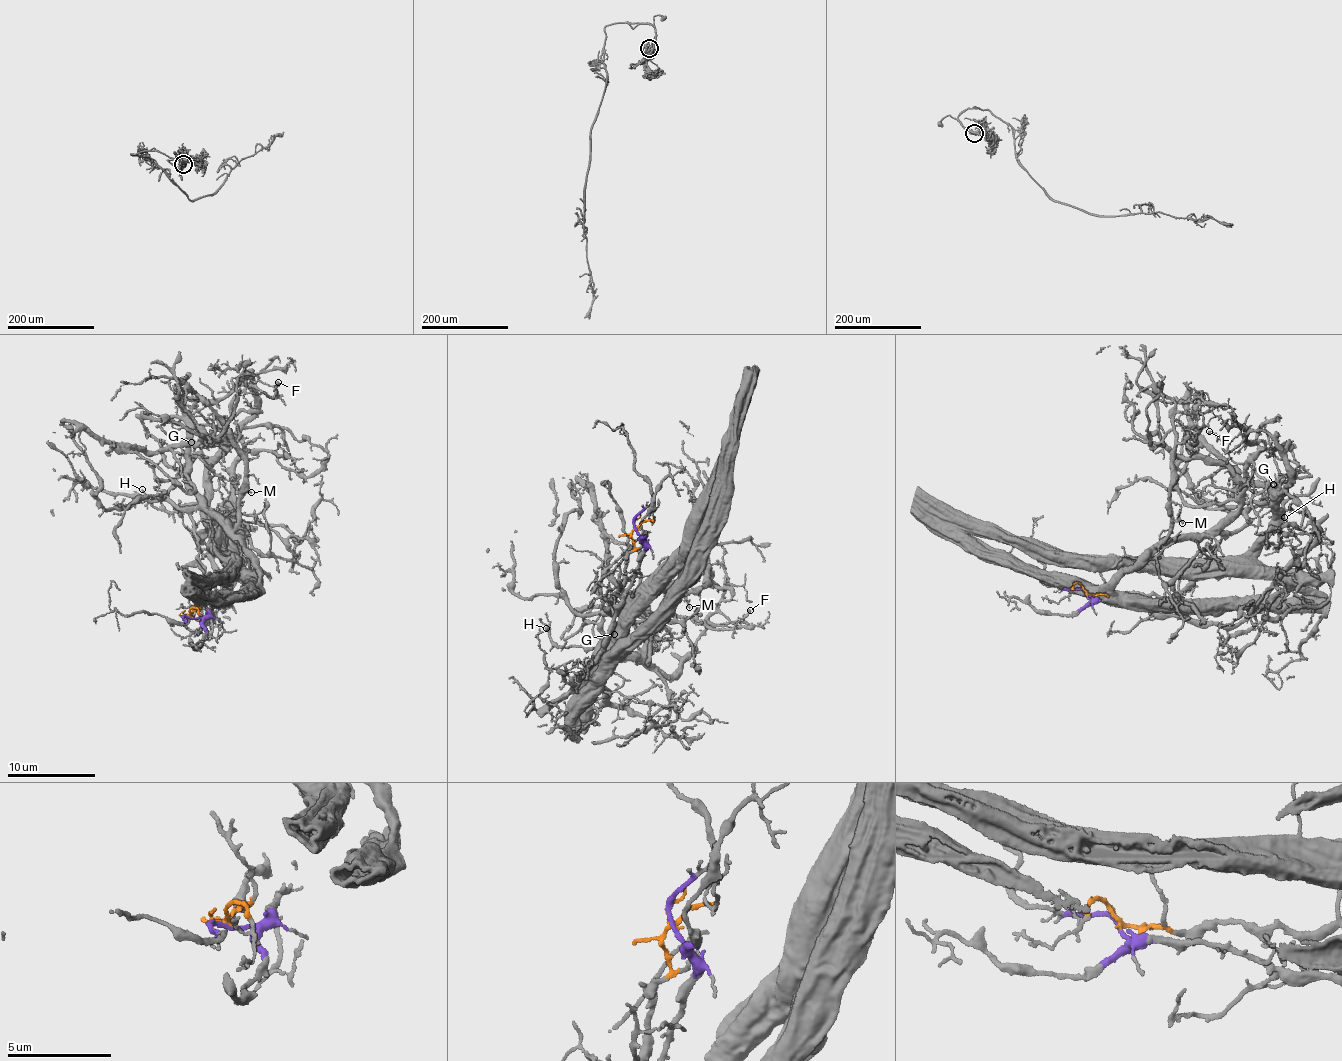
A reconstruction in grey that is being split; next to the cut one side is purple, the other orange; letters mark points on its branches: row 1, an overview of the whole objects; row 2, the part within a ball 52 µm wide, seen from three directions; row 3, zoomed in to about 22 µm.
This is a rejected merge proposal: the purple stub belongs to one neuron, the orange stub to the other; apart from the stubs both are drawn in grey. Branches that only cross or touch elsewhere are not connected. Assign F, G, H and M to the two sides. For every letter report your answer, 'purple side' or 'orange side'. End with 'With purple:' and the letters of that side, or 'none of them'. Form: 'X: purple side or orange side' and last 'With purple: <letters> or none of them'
F: orange side
G: purple side
H: purple side
M: orange side
With purple: G, H

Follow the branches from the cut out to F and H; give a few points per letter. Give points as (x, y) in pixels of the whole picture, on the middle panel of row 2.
F: (635, 527), (625, 584), (608, 612), (635, 604), (638, 616), (689, 616), (728, 629), (751, 610)
H: (635, 527), (645, 554), (609, 641), (576, 679), (577, 688), (596, 650), (552, 645), (546, 629)

